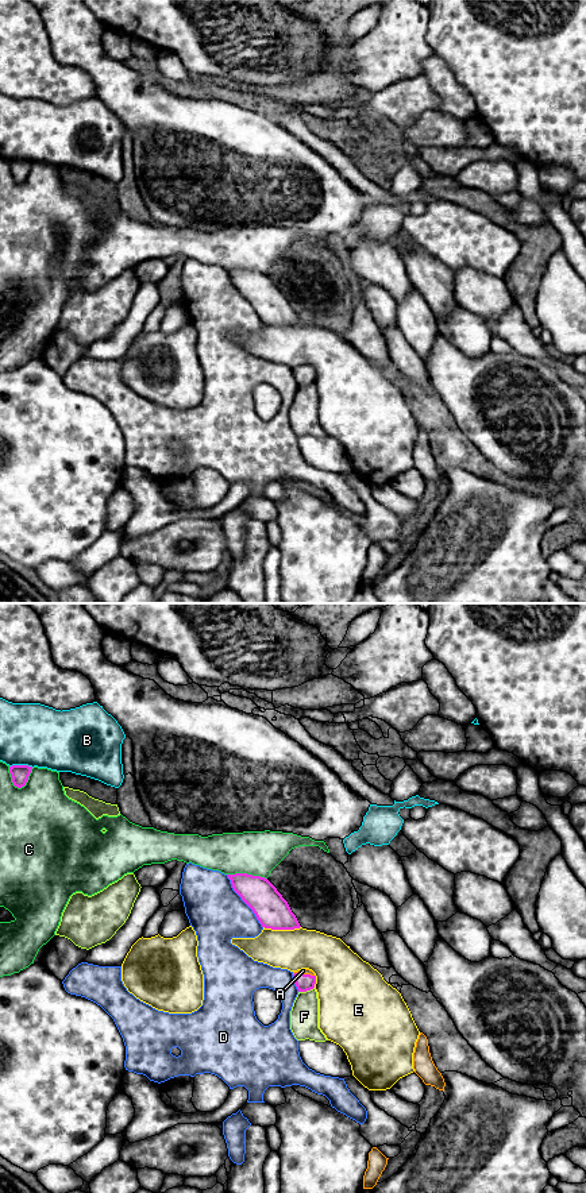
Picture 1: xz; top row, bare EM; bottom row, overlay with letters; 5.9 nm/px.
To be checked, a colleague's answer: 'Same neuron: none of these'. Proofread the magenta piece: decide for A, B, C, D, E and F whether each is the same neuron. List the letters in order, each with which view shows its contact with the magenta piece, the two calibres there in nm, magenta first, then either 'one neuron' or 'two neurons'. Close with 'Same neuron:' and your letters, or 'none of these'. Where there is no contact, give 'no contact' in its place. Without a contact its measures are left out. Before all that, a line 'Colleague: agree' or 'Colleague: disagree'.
Colleague: disagree
A: xz | 100/30 nm | one neuron
B: xz | 110/380 nm | two neurons
C: xz | 110/460 nm | two neurons
D: xz | 200/340 nm | two neurons
E: xz | 200/240 nm | two neurons
F: xz | 100/180 nm | two neurons
Same neuron: A

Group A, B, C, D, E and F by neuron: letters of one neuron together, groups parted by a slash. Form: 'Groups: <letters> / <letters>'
Groups: A / B / C / D / E / F

